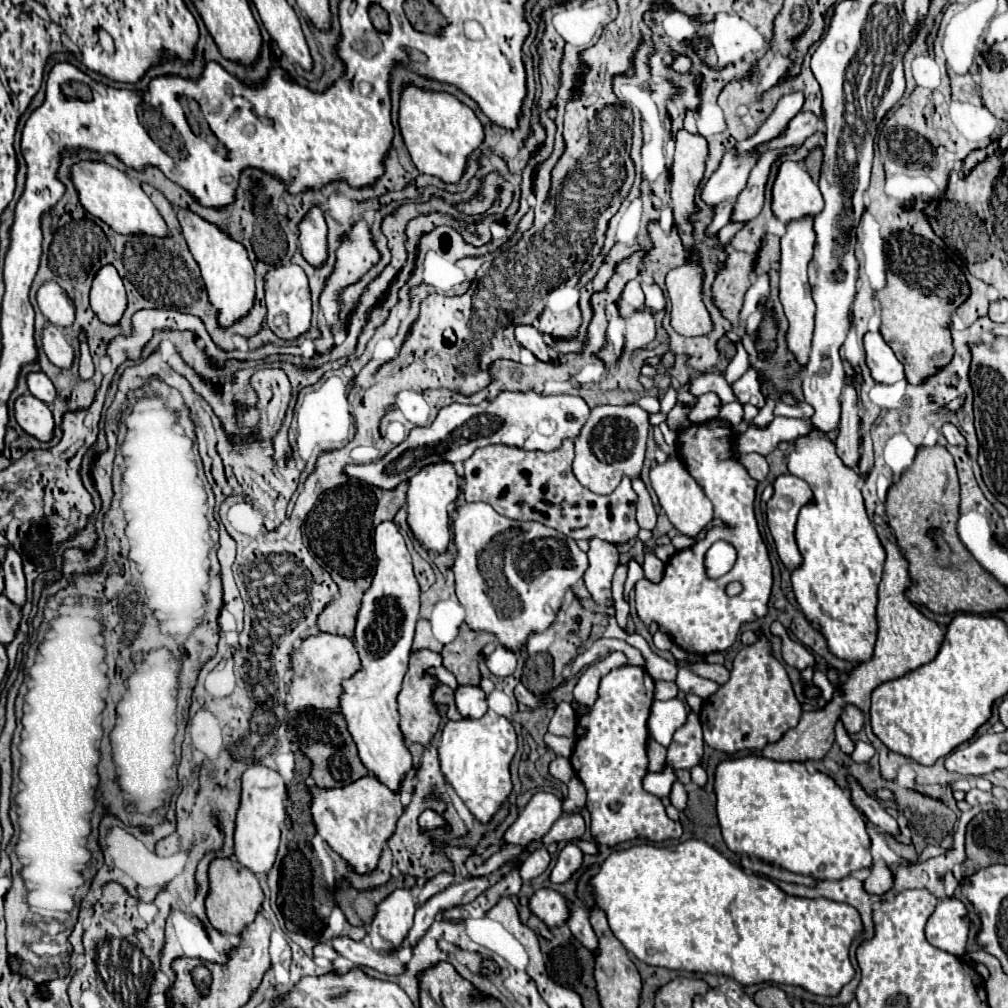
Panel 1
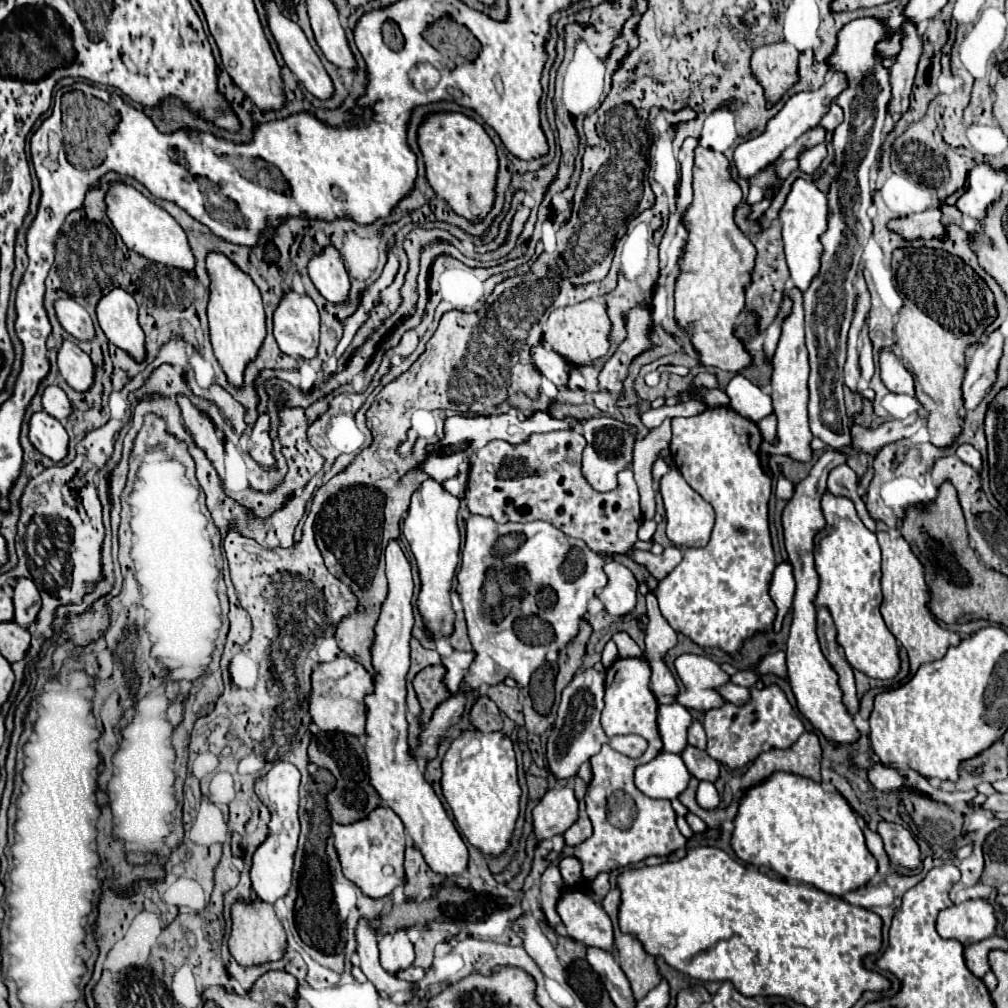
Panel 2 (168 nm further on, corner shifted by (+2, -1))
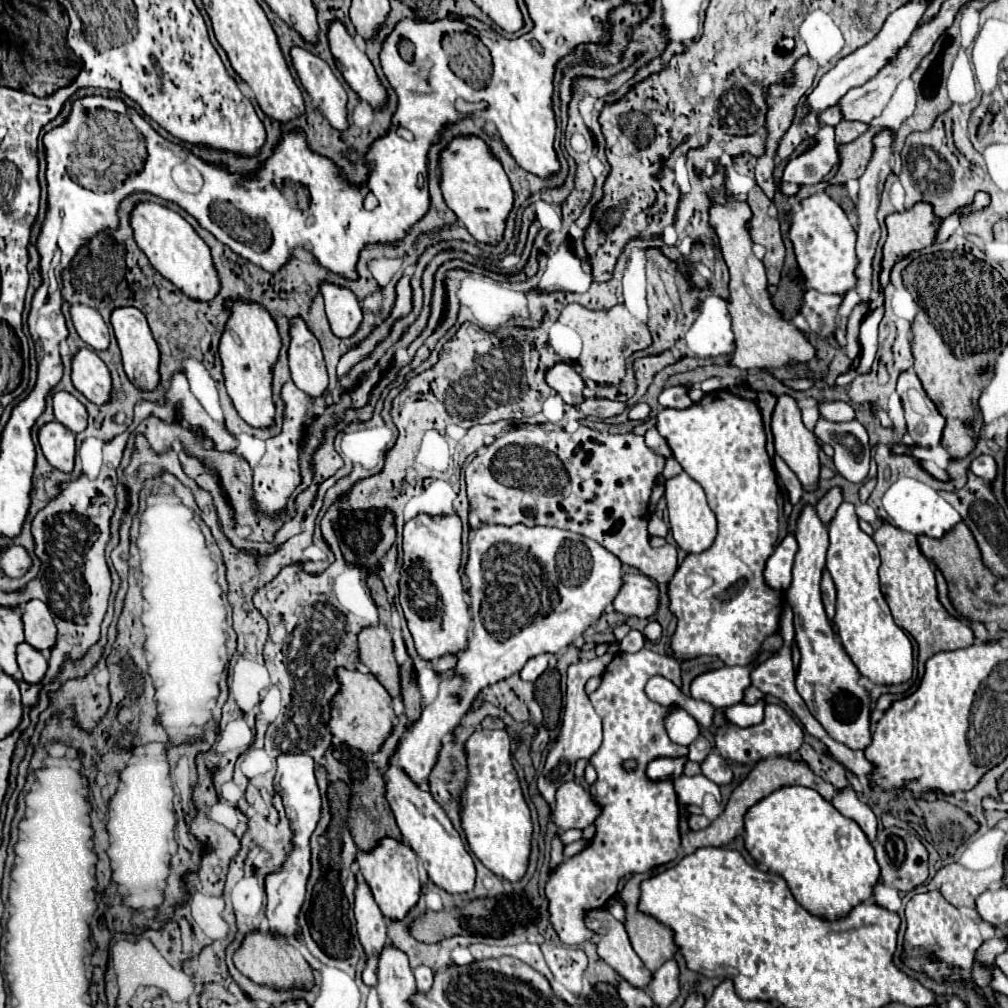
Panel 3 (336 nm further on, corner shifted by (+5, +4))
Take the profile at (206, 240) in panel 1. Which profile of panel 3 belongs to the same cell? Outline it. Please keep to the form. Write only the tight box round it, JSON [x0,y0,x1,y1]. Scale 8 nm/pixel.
[220,302,282,428]

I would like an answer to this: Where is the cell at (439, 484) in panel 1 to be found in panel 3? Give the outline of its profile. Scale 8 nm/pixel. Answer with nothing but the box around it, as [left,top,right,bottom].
[400,514,472,662]

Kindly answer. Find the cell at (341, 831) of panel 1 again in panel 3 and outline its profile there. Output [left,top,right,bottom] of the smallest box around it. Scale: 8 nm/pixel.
[356,838,422,920]

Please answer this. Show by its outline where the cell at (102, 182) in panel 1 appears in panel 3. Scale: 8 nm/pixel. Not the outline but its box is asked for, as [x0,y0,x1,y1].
[132,202,220,302]

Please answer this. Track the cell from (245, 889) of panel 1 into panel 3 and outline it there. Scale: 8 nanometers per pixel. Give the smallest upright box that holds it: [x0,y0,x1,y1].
[234,932,314,990]

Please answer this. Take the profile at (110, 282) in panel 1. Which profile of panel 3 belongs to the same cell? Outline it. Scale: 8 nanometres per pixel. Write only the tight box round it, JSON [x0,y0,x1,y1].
[112,308,160,392]

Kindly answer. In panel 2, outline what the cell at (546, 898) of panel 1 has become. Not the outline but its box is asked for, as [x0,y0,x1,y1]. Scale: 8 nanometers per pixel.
[555,889,613,951]

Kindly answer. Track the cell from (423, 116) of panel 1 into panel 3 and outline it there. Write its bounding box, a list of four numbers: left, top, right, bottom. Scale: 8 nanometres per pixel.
[440,136,514,246]

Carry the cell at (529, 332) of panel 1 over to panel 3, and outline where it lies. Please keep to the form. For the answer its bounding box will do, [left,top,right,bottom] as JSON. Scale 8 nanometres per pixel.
[546,364,586,406]

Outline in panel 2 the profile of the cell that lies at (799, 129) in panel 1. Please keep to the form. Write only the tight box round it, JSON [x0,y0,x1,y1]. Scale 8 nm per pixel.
[819,103,843,131]

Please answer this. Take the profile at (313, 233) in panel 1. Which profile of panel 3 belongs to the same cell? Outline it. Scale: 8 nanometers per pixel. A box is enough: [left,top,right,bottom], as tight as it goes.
[322,284,362,338]

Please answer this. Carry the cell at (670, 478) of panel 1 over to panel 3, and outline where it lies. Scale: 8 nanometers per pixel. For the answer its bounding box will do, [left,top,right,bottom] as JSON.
[666,472,718,554]

